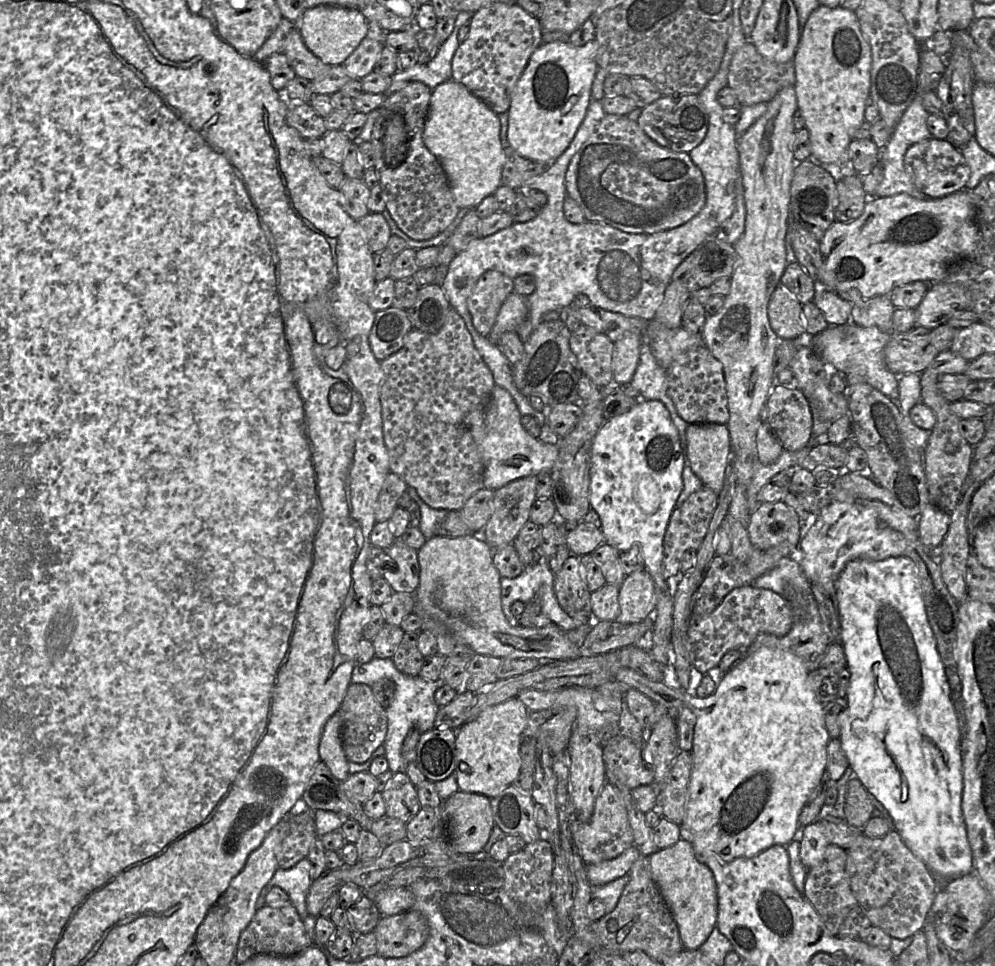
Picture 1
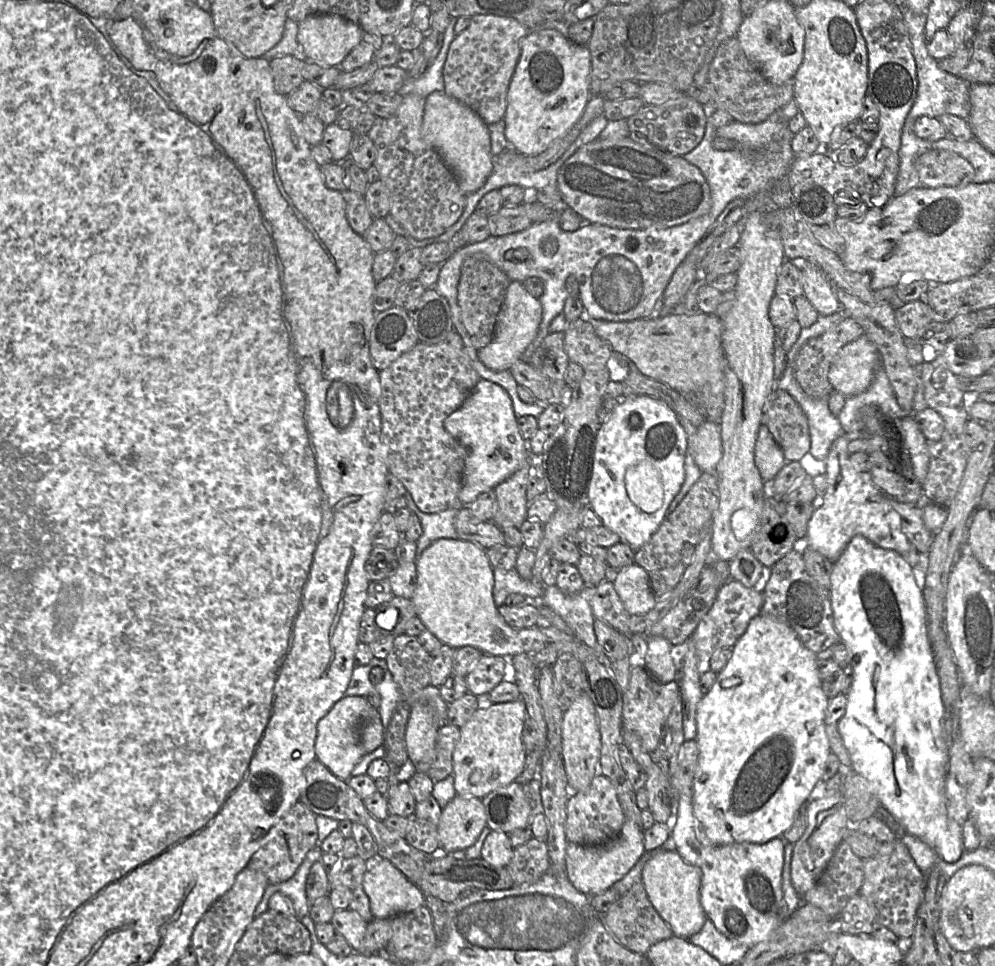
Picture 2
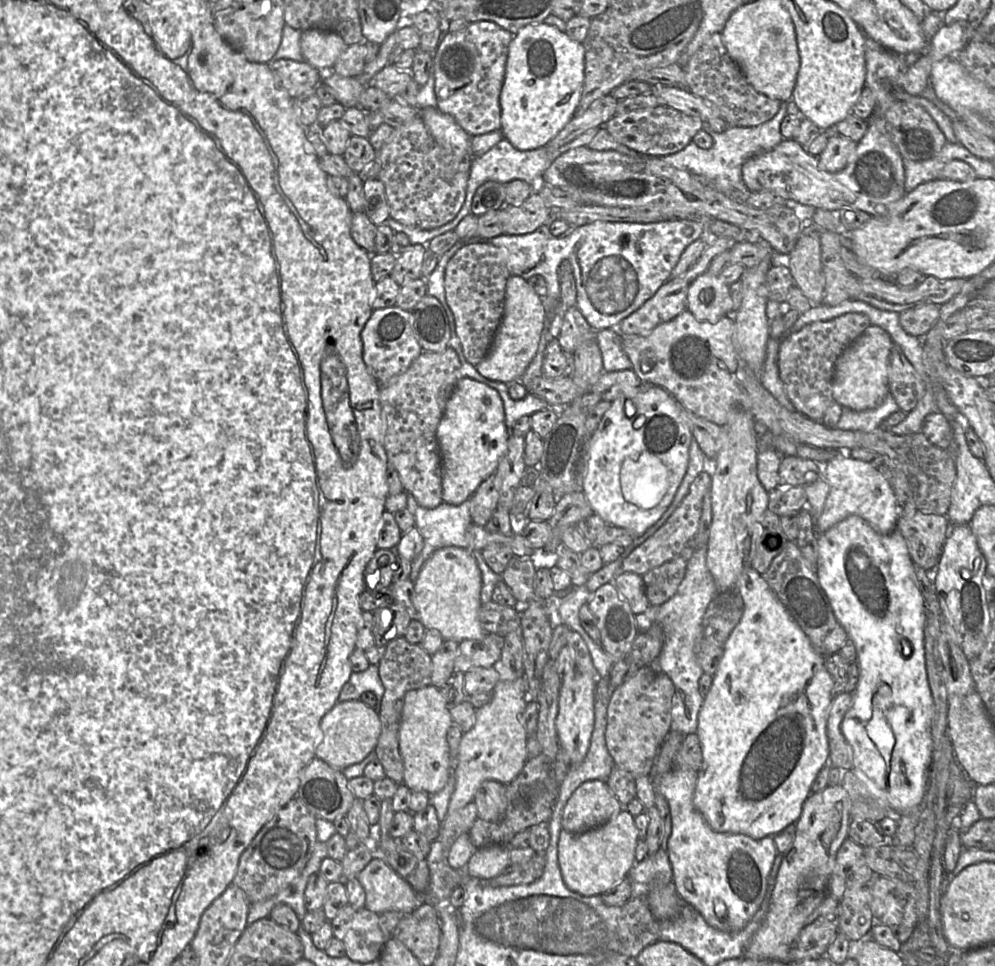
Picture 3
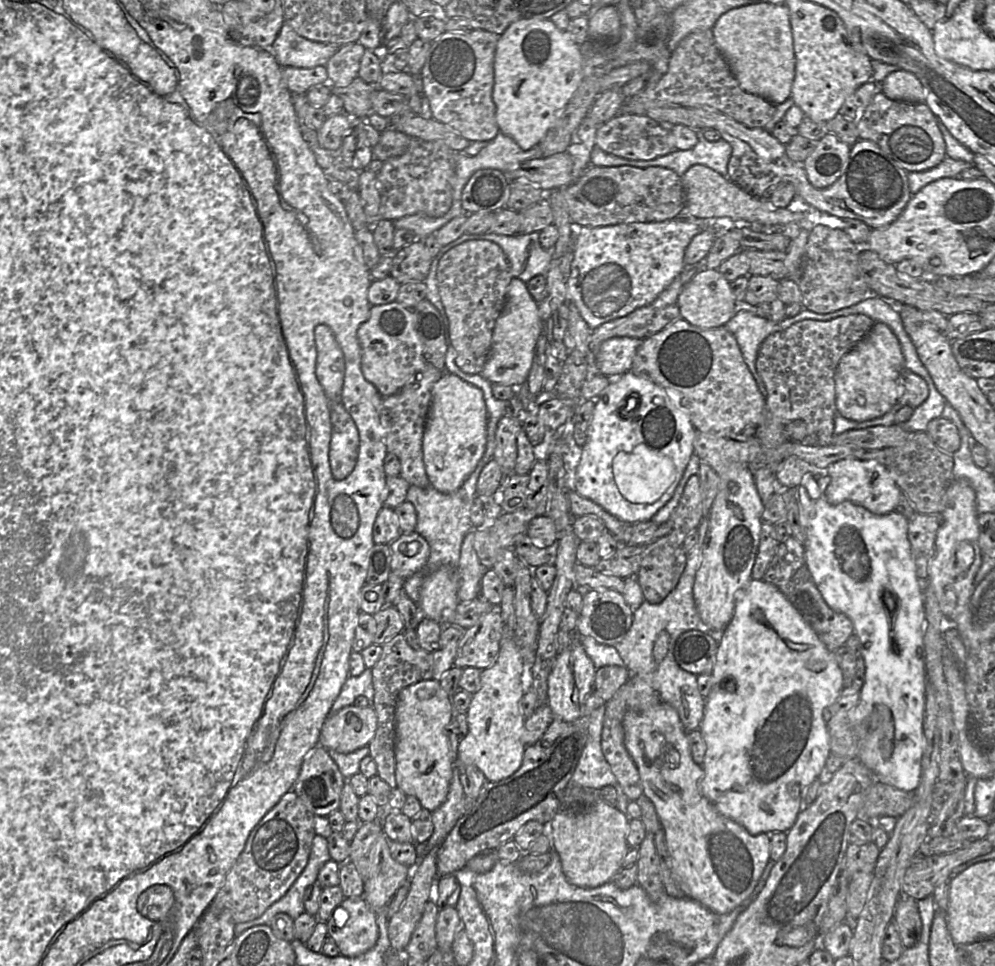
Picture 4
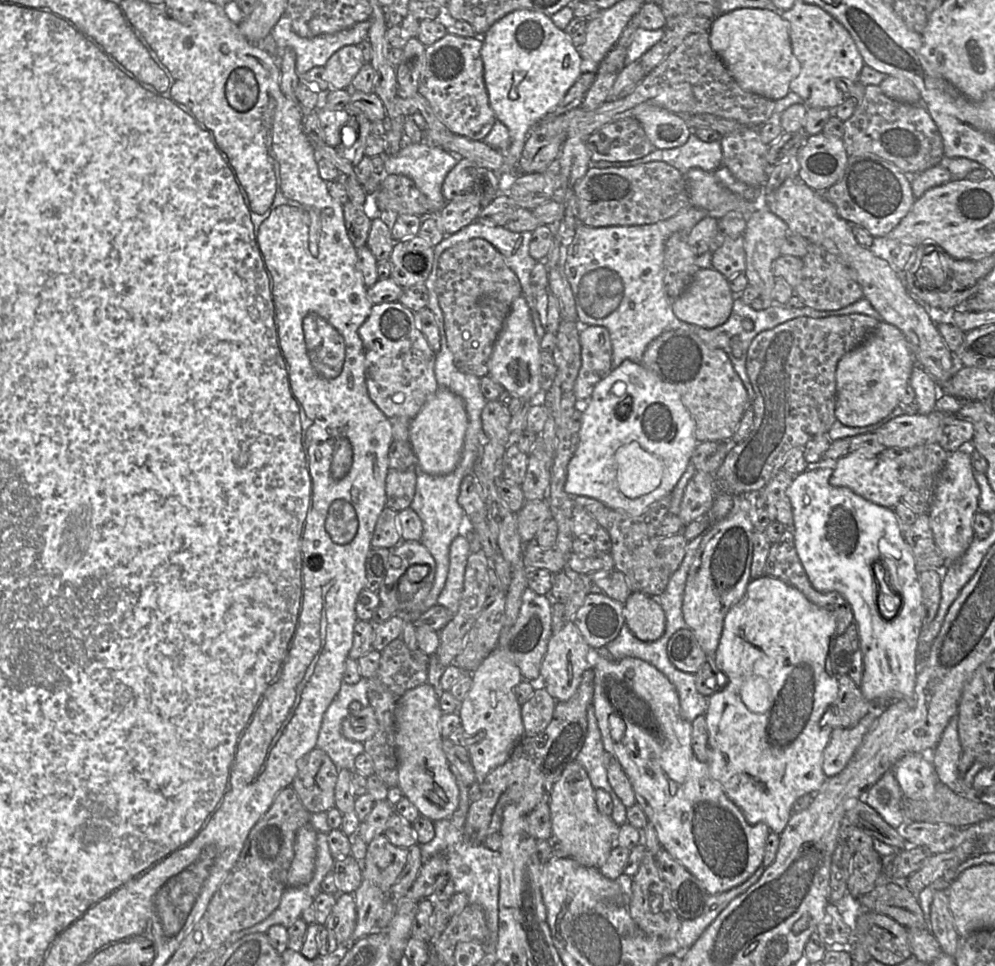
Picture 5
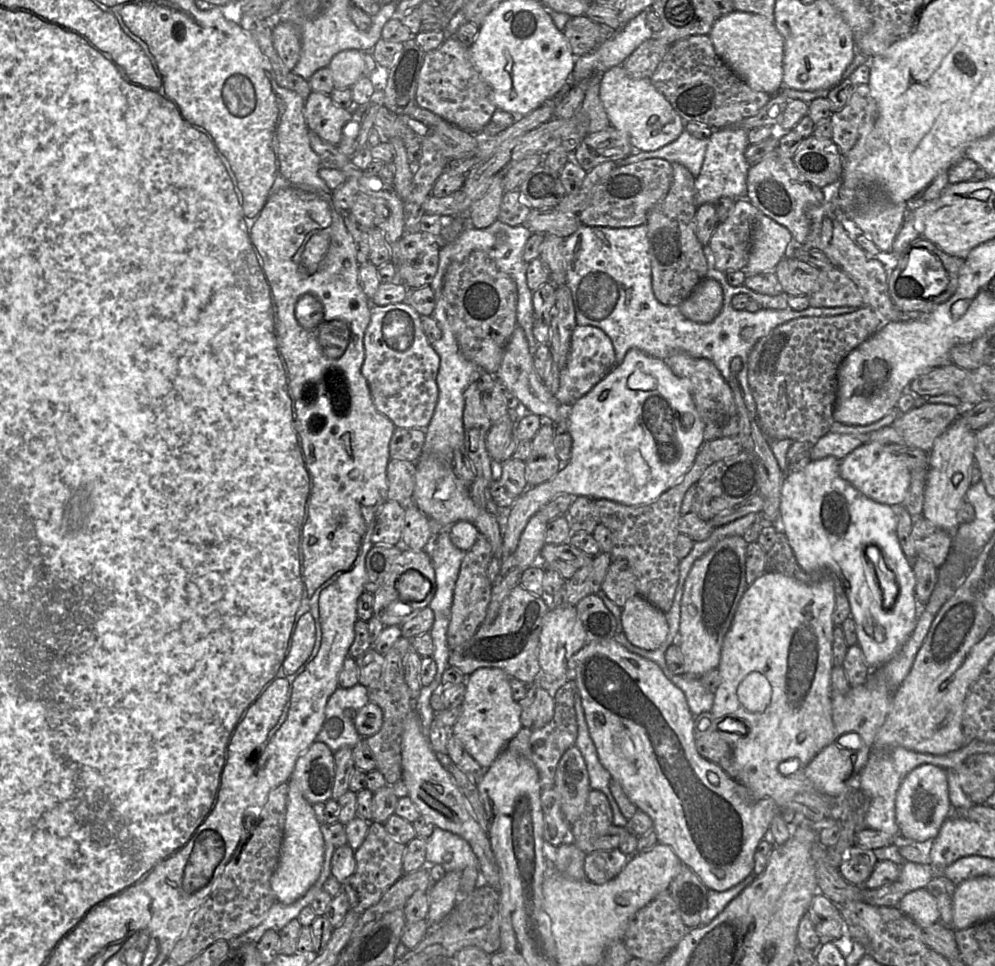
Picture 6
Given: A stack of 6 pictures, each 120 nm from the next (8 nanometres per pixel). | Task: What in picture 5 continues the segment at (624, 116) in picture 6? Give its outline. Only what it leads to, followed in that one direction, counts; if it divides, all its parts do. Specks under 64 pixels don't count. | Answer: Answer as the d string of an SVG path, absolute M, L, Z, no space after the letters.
M640 104L634 108L633 118L639 121L655 149L680 147L692 133L677 114L658 106Z

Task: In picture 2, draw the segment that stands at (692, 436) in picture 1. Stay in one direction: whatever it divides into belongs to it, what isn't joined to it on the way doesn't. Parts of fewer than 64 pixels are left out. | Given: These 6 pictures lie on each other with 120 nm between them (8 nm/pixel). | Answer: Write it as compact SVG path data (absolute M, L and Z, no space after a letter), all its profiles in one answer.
M705 420L696 428L693 459L702 472L715 473L723 454L719 421Z

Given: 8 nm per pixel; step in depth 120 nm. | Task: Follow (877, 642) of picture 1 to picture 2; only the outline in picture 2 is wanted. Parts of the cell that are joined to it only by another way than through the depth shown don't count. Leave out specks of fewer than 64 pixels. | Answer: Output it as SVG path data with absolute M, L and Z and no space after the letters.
M862 535L854 536L846 545L840 557L832 564L829 588L830 603L834 623L840 641L850 653L853 676L848 689L844 716L838 723L838 731L850 755L851 768L863 776L872 786L881 804L899 821L904 832L916 836L926 843L942 860L954 863L964 853L962 826L948 816L945 783L949 762L949 747L944 738L942 721L944 705L941 698L939 676L934 660L934 652L927 632L927 614L923 589L915 580L915 572L910 564L896 551L881 548Z

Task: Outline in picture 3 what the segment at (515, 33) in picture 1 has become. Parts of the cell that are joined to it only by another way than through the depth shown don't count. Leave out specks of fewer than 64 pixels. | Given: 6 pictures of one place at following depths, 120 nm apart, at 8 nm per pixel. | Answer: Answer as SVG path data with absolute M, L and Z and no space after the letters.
M472 22L463 30L447 32L434 52L433 75L437 108L453 117L470 136L501 129L499 98L513 37L513 34L493 22Z

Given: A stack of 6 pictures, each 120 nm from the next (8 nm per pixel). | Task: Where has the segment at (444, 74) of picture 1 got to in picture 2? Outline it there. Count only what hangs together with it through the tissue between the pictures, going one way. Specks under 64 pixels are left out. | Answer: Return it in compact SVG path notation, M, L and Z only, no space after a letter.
M449 17L447 28L444 32L442 47L435 60L428 66L425 73L416 80L405 80L403 86L397 91L403 97L408 94L417 94L426 98L434 91L444 91L443 67L447 58L449 47L455 37L454 27L456 17Z

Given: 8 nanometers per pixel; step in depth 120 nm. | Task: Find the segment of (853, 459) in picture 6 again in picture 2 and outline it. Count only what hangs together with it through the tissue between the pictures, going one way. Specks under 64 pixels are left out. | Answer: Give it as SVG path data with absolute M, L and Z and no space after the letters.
M848 435L837 437L824 460L827 487L822 494L822 505L813 511L803 541L834 563L848 542L854 536L862 535L881 548L899 553L914 570L917 585L924 589L925 557L903 534L900 516L891 506L891 498L874 484L869 472L857 471L853 467L847 451L848 441Z

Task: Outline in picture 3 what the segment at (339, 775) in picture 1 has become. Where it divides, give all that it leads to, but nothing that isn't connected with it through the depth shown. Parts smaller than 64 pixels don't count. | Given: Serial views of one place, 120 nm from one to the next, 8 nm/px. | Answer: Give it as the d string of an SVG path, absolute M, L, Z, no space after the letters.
M361 700L338 701L320 722L321 740L315 756L331 767L342 771L359 763L374 751L381 731L381 723L376 710Z

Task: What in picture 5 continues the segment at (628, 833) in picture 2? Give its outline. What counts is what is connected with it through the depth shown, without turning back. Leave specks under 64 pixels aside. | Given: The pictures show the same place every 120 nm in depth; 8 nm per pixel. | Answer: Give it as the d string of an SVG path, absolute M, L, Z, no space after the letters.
M576 760L566 766L553 785L549 806L552 837L560 843L569 854L560 858L573 858L583 866L599 869L606 862L611 851L618 846L620 827L614 822L611 816L603 815L599 812L595 801L595 789L591 785L585 769Z

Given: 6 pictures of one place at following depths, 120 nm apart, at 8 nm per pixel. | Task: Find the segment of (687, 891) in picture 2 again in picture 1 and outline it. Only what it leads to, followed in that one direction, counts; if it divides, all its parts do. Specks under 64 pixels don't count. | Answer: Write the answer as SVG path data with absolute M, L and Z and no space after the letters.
M684 839L648 858L652 878L673 915L684 948L698 950L717 924L717 888L712 871L698 861L691 843Z

